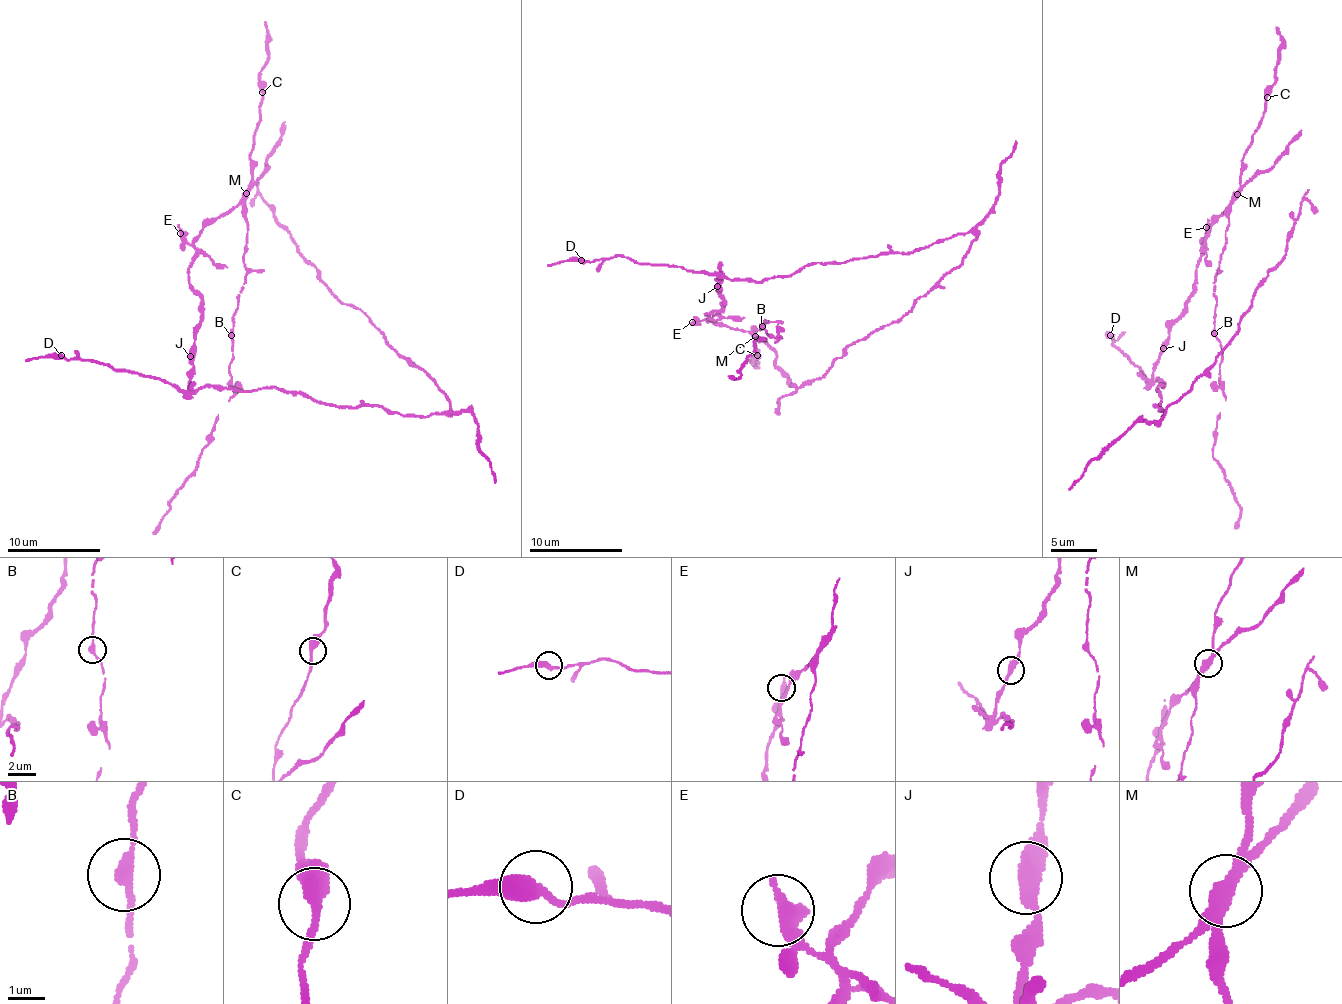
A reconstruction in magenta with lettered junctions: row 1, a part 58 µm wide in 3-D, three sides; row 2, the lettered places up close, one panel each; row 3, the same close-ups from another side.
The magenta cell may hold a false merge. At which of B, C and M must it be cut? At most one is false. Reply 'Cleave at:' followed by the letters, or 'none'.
Cleave at: M

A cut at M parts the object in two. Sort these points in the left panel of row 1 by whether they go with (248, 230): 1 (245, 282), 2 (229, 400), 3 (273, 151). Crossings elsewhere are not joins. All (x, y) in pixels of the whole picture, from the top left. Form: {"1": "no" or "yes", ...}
{"1": "yes", "2": "yes", "3": "no"}

